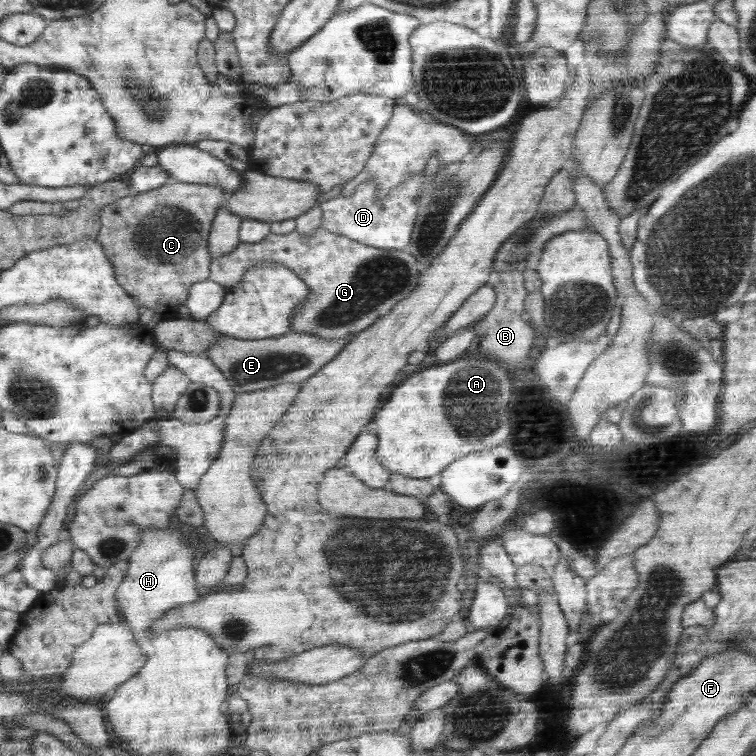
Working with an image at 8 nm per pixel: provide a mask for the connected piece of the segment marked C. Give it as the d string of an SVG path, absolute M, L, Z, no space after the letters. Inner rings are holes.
M171 181L165 186L126 196L102 209L102 228L98 240L102 241L106 254L116 268L117 281L125 287L130 297L138 301L140 307L152 308L161 314L162 320L178 318L180 305L189 300L193 285L211 276L213 257L209 251L209 233L225 193L218 187Z

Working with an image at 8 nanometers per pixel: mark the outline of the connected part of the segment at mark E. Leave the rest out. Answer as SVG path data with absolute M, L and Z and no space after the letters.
M300 332L287 333L282 337L260 338L254 340L222 336L210 346L203 356L212 360L228 381L235 396L278 386L282 382L302 384L316 374L325 364L342 352L342 348L354 339L357 334L348 338L322 339L312 334Z

